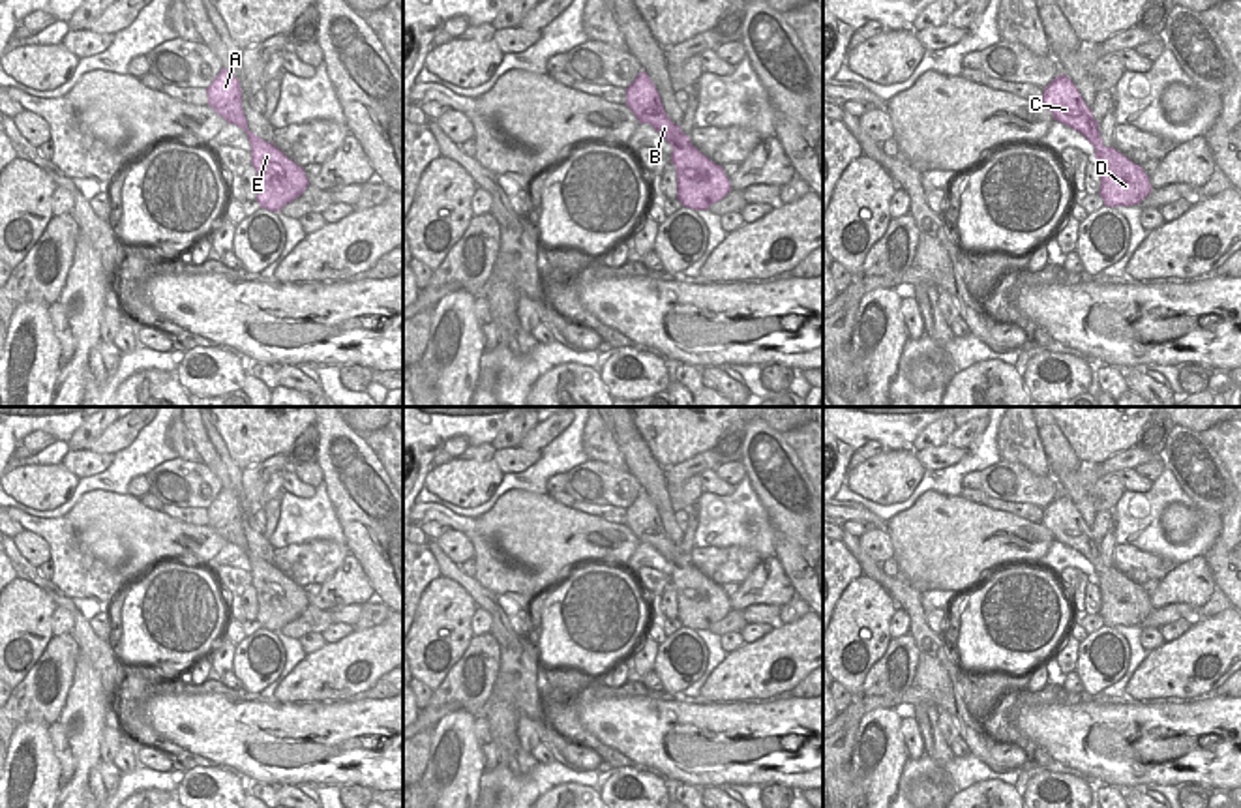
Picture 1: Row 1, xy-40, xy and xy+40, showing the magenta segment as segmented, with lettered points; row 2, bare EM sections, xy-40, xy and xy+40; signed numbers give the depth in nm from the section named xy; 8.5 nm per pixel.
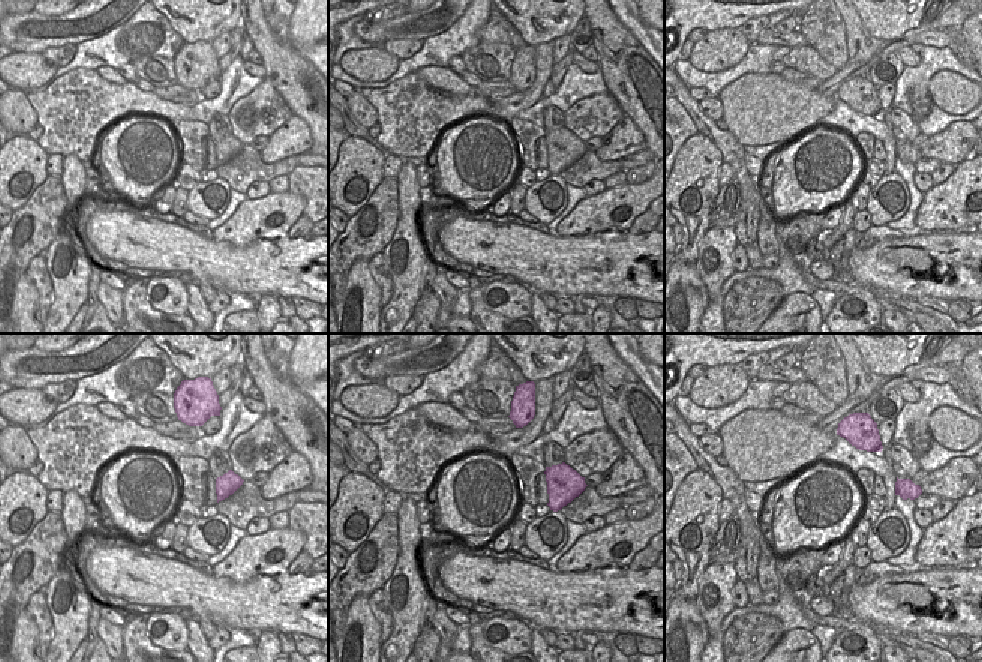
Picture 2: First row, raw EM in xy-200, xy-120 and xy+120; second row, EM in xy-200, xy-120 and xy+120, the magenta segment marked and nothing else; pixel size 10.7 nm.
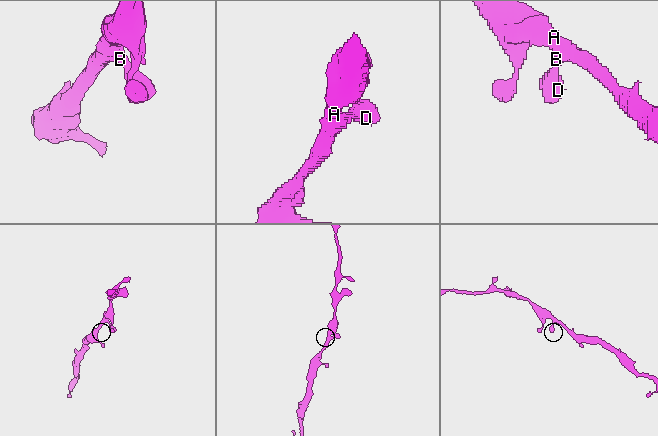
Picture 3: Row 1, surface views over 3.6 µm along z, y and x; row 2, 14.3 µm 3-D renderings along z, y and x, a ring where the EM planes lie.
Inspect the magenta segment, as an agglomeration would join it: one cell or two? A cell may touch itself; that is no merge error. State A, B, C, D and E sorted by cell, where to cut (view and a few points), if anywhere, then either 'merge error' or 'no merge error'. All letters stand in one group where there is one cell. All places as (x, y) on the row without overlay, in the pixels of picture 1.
A B C D E | no cut | no merge error

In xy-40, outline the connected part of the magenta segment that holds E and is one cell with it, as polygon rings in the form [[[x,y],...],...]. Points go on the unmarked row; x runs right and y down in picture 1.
[[[221,489],[206,508],[208,525],[227,540],[247,553],[251,564],[251,585],[257,591],[257,622],[261,628],[279,632],[285,624],[298,619],[309,600],[300,585],[289,579],[274,562],[266,562],[247,549],[247,540],[242,529],[240,501]]]

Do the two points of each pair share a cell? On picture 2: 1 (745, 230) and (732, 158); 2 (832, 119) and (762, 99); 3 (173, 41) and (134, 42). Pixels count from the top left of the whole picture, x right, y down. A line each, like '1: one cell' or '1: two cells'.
1: one cell
2: two cells
3: one cell

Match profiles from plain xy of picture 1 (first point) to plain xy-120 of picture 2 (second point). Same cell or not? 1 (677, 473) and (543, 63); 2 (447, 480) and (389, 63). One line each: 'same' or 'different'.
1: same
2: same

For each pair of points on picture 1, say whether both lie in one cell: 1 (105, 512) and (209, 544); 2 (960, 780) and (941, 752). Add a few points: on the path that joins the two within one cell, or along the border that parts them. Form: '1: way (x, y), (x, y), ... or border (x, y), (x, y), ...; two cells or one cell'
1: way (134, 531), (190, 533); one cell
2: border (953, 756), (941, 765); two cells

